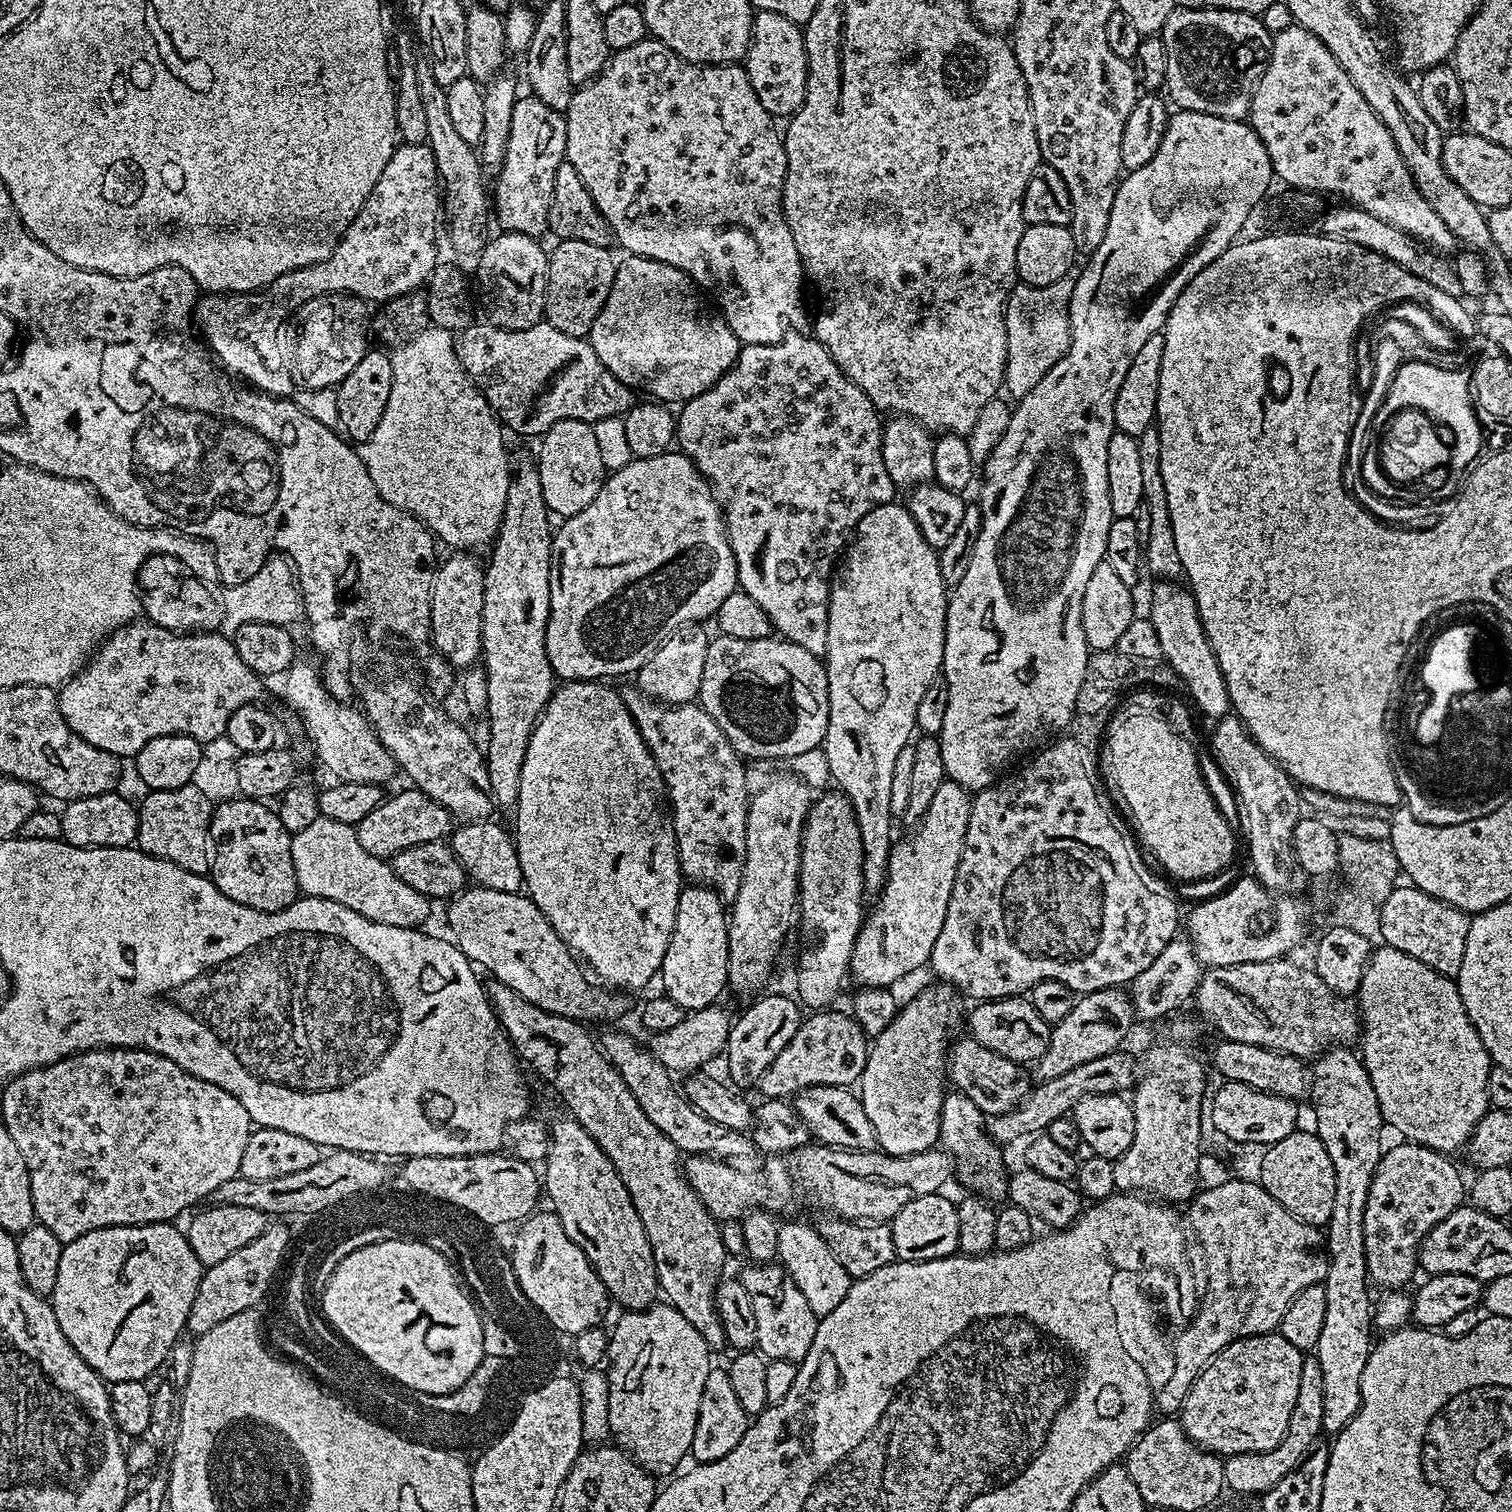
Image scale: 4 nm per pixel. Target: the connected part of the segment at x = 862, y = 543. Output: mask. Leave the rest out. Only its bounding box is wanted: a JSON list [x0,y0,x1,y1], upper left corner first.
[822,502,950,894]

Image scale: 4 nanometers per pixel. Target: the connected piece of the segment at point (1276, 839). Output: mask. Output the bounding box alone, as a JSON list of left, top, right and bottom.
[1212,716,1301,893]

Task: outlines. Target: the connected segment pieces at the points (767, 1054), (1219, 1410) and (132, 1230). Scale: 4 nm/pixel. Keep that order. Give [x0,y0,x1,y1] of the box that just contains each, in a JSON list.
[[728,995,802,1090],[1178,1331,1305,1458],[50,1222,205,1384]]

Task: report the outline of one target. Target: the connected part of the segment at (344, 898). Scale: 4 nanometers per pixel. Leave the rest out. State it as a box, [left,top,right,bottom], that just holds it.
[292,816,429,928]

